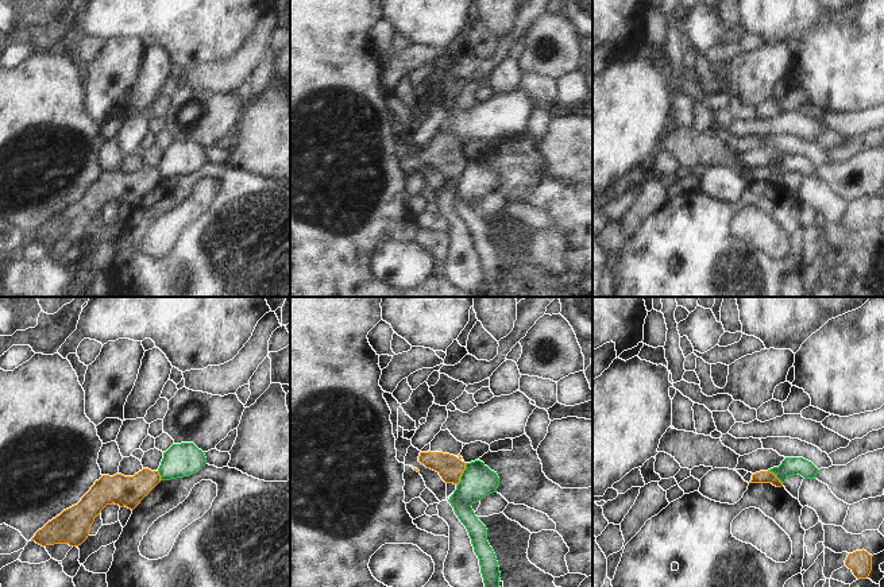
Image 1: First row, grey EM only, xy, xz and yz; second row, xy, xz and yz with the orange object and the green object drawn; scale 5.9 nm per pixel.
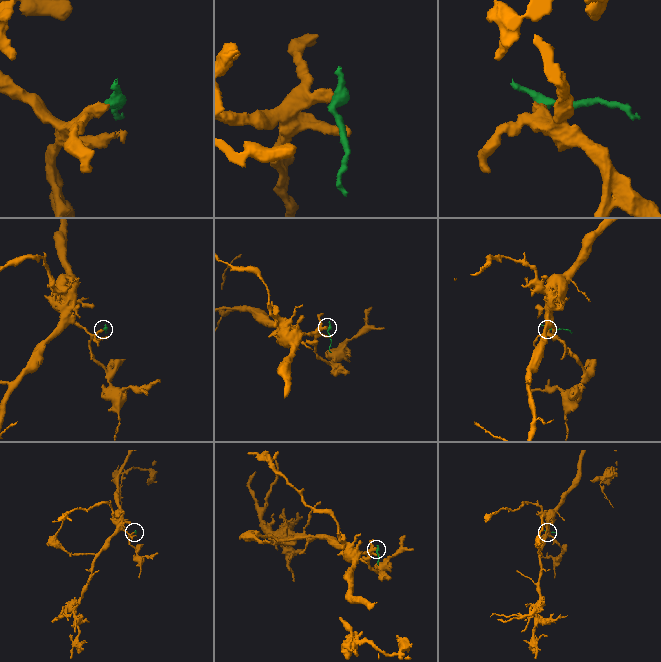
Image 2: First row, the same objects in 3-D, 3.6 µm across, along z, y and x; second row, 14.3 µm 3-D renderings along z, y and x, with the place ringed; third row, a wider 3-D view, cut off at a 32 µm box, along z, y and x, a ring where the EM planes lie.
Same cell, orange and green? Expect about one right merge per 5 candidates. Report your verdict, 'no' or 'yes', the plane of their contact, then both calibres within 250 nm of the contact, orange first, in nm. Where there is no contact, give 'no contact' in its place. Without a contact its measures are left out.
no | xz | 150/200 nm

